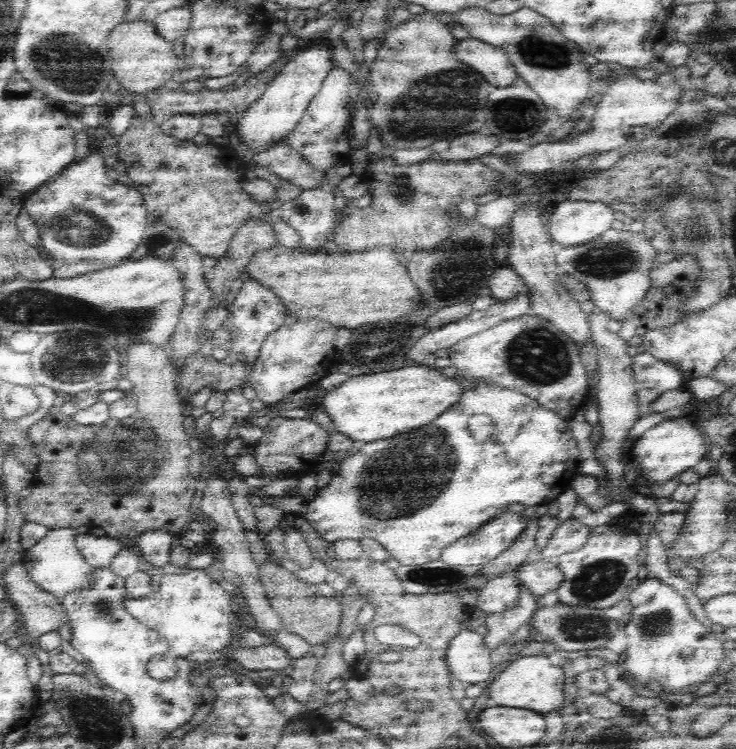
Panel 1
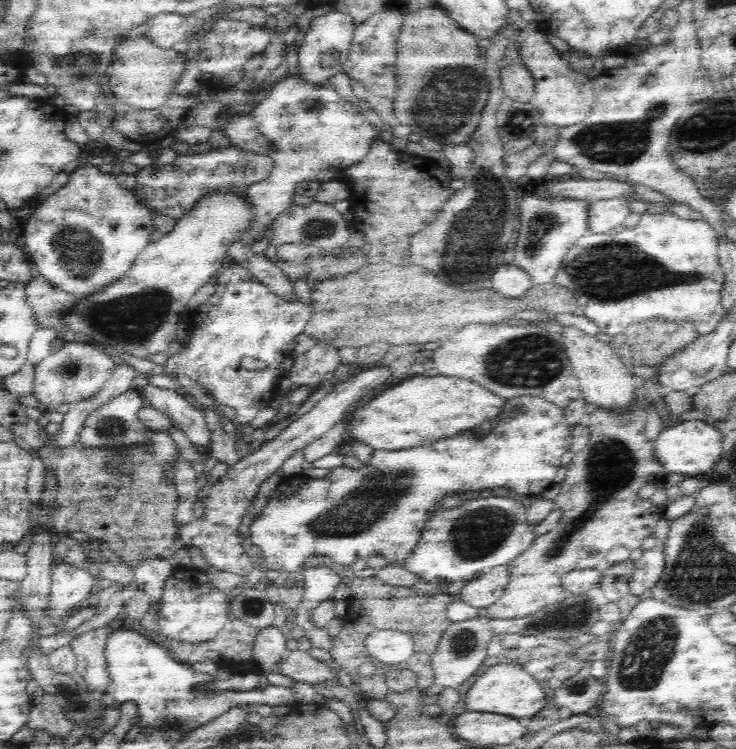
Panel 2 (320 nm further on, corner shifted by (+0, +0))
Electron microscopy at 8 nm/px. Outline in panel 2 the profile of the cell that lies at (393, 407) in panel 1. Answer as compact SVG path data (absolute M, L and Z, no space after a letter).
M414 376L396 388L390 388L362 405L354 412L349 421L349 438L359 440L360 443L370 446L374 451L396 451L414 446L426 446L430 442L452 438L472 430L484 422L492 422L492 426L500 420L500 412L504 408L504 400L498 398L494 392L466 380L466 378L448 378L448 376Z

